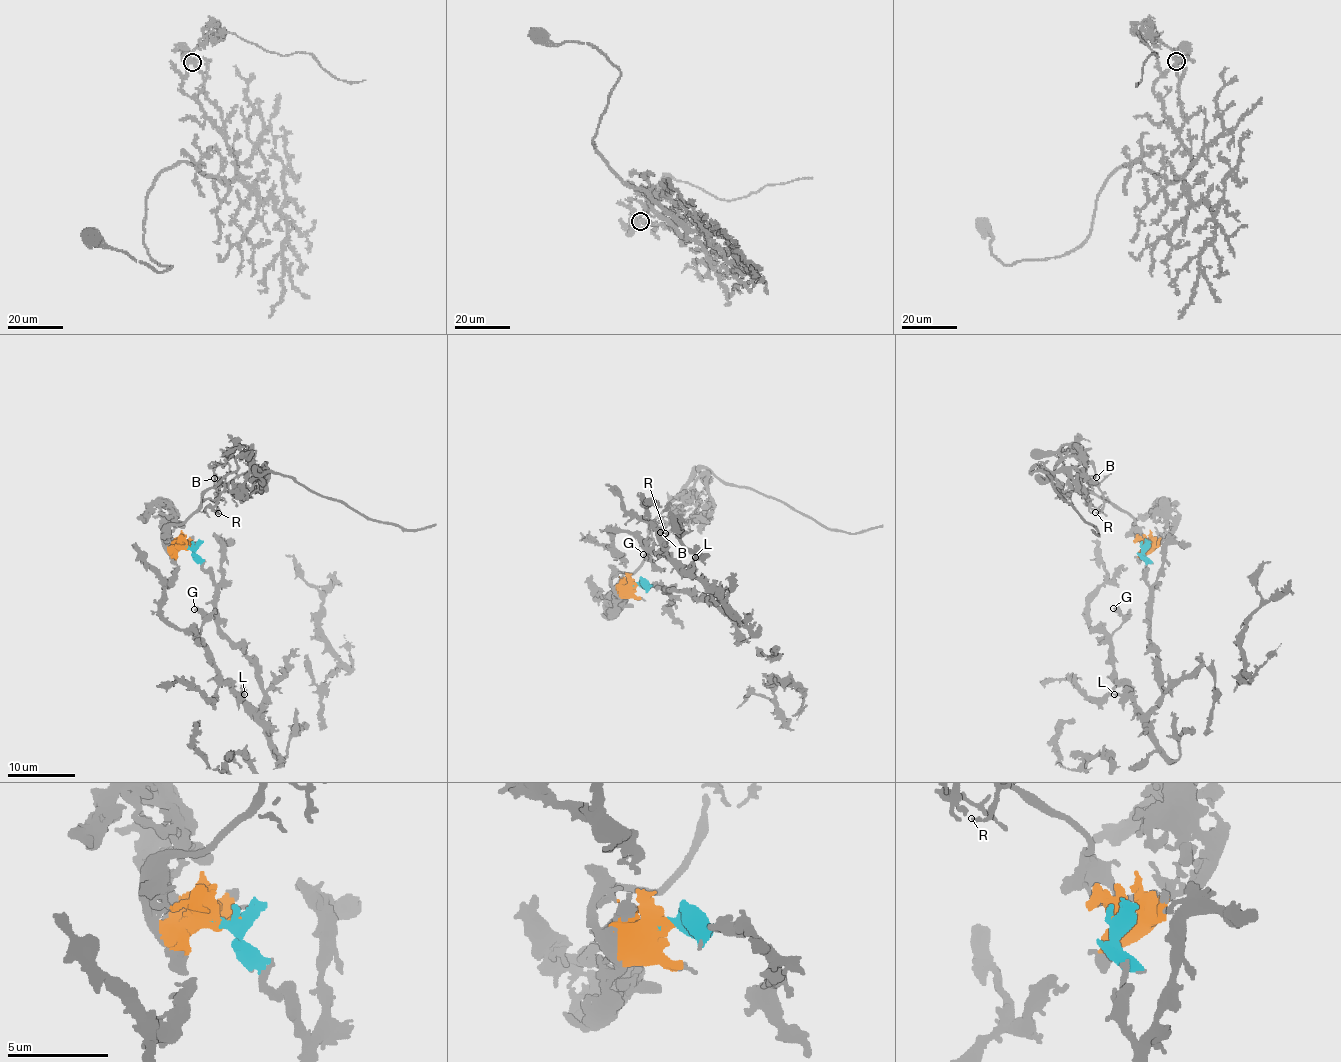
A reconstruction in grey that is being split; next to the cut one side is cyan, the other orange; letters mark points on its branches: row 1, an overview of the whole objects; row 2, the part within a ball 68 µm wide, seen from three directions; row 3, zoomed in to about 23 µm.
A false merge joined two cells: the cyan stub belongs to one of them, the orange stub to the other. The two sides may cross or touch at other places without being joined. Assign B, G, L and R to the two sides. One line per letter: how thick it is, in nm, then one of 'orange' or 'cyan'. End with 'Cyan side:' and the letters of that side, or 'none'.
B: 160 nm | orange
G: 360 nm | cyan
L: 300 nm | cyan
R: 150 nm | orange
Cyan side: G, L

